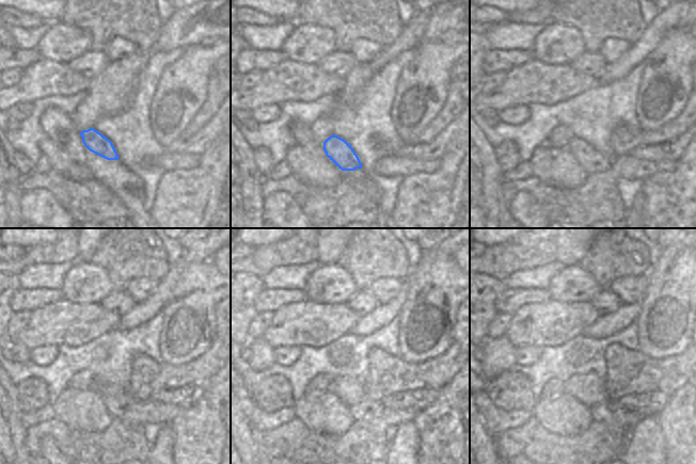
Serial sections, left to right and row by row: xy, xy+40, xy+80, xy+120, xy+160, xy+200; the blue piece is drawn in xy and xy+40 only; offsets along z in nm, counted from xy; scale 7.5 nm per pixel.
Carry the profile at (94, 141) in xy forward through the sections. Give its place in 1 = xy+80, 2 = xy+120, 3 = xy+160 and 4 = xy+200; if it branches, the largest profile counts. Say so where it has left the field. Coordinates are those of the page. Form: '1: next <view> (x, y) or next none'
1: next xy+80 (589, 159)
2: next xy+120 (119, 404)
3: next xy+160 (366, 410)
4: next xy+200 (608, 412)

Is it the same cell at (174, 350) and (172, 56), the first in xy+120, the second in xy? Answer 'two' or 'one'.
two

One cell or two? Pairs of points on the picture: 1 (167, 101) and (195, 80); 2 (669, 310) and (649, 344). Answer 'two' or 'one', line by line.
1: one
2: one

